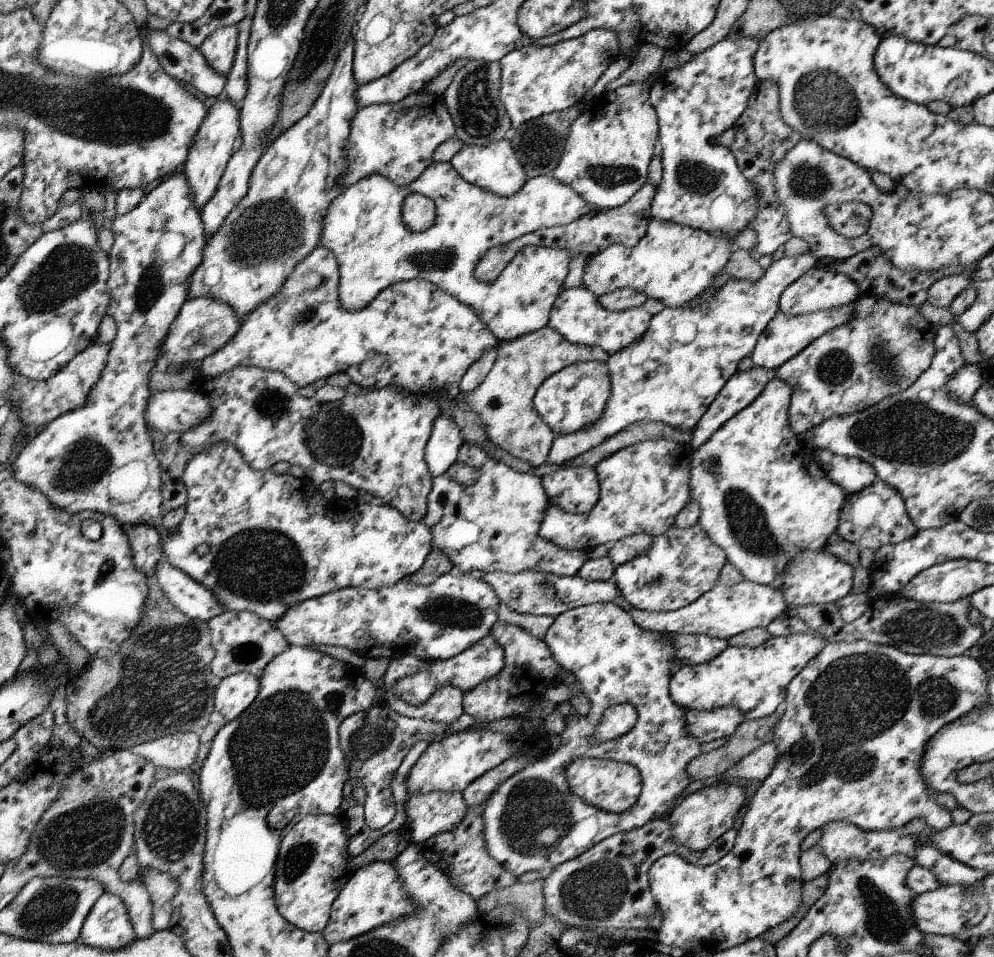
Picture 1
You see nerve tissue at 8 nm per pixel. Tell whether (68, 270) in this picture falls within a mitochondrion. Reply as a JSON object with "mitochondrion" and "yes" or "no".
{"mitochondrion":"yes"}

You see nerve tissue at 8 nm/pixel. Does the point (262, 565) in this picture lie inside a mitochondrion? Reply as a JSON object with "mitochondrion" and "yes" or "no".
{"mitochondrion":"yes"}

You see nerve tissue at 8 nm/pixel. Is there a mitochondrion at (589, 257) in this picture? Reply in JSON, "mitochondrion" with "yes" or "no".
{"mitochondrion":"no"}

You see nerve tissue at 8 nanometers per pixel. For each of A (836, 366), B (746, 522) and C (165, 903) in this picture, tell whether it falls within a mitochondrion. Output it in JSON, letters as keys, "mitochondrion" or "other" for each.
{"A":"mitochondrion","B":"mitochondrion","C":"other"}

